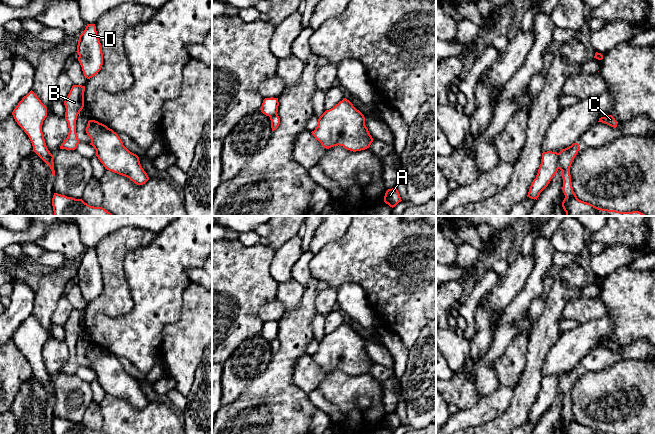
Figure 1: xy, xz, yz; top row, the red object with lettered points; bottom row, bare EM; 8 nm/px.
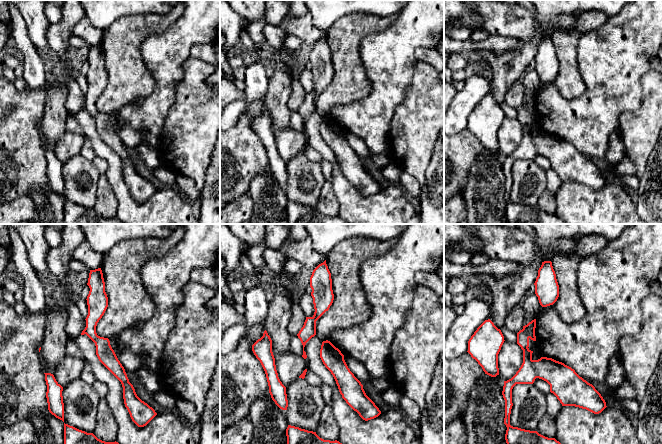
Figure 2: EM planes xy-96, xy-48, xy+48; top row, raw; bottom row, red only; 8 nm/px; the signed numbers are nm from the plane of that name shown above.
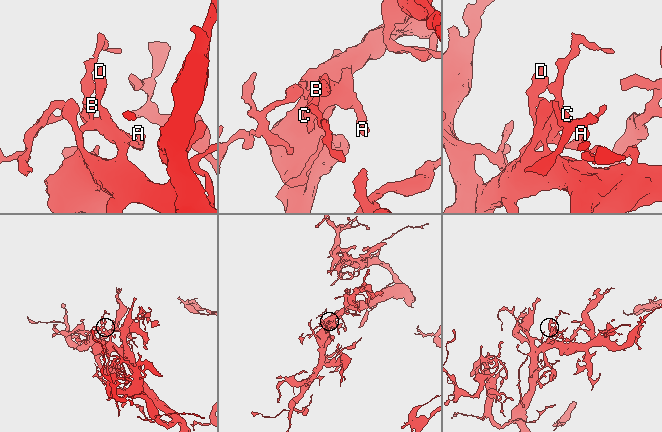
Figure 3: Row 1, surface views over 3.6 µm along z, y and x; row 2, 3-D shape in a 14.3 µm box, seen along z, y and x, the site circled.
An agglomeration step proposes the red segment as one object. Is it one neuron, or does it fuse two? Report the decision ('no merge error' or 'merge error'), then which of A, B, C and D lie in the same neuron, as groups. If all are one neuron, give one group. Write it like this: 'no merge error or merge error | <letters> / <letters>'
merge error | A C D / B

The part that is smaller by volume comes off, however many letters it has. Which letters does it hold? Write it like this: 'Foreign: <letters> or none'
Foreign: B

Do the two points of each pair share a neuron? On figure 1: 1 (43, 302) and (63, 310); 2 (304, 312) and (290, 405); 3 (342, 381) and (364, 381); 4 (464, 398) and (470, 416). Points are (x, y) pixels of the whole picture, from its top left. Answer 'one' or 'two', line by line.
1: two
2: one
3: one
4: two

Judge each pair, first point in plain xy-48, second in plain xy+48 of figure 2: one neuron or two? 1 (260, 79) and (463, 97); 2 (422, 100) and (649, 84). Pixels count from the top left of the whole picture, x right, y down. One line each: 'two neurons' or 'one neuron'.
1: one neuron
2: one neuron

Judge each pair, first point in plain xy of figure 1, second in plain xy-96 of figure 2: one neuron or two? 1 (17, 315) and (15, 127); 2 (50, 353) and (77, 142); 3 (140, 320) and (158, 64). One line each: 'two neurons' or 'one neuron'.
1: two neurons
2: one neuron
3: one neuron

